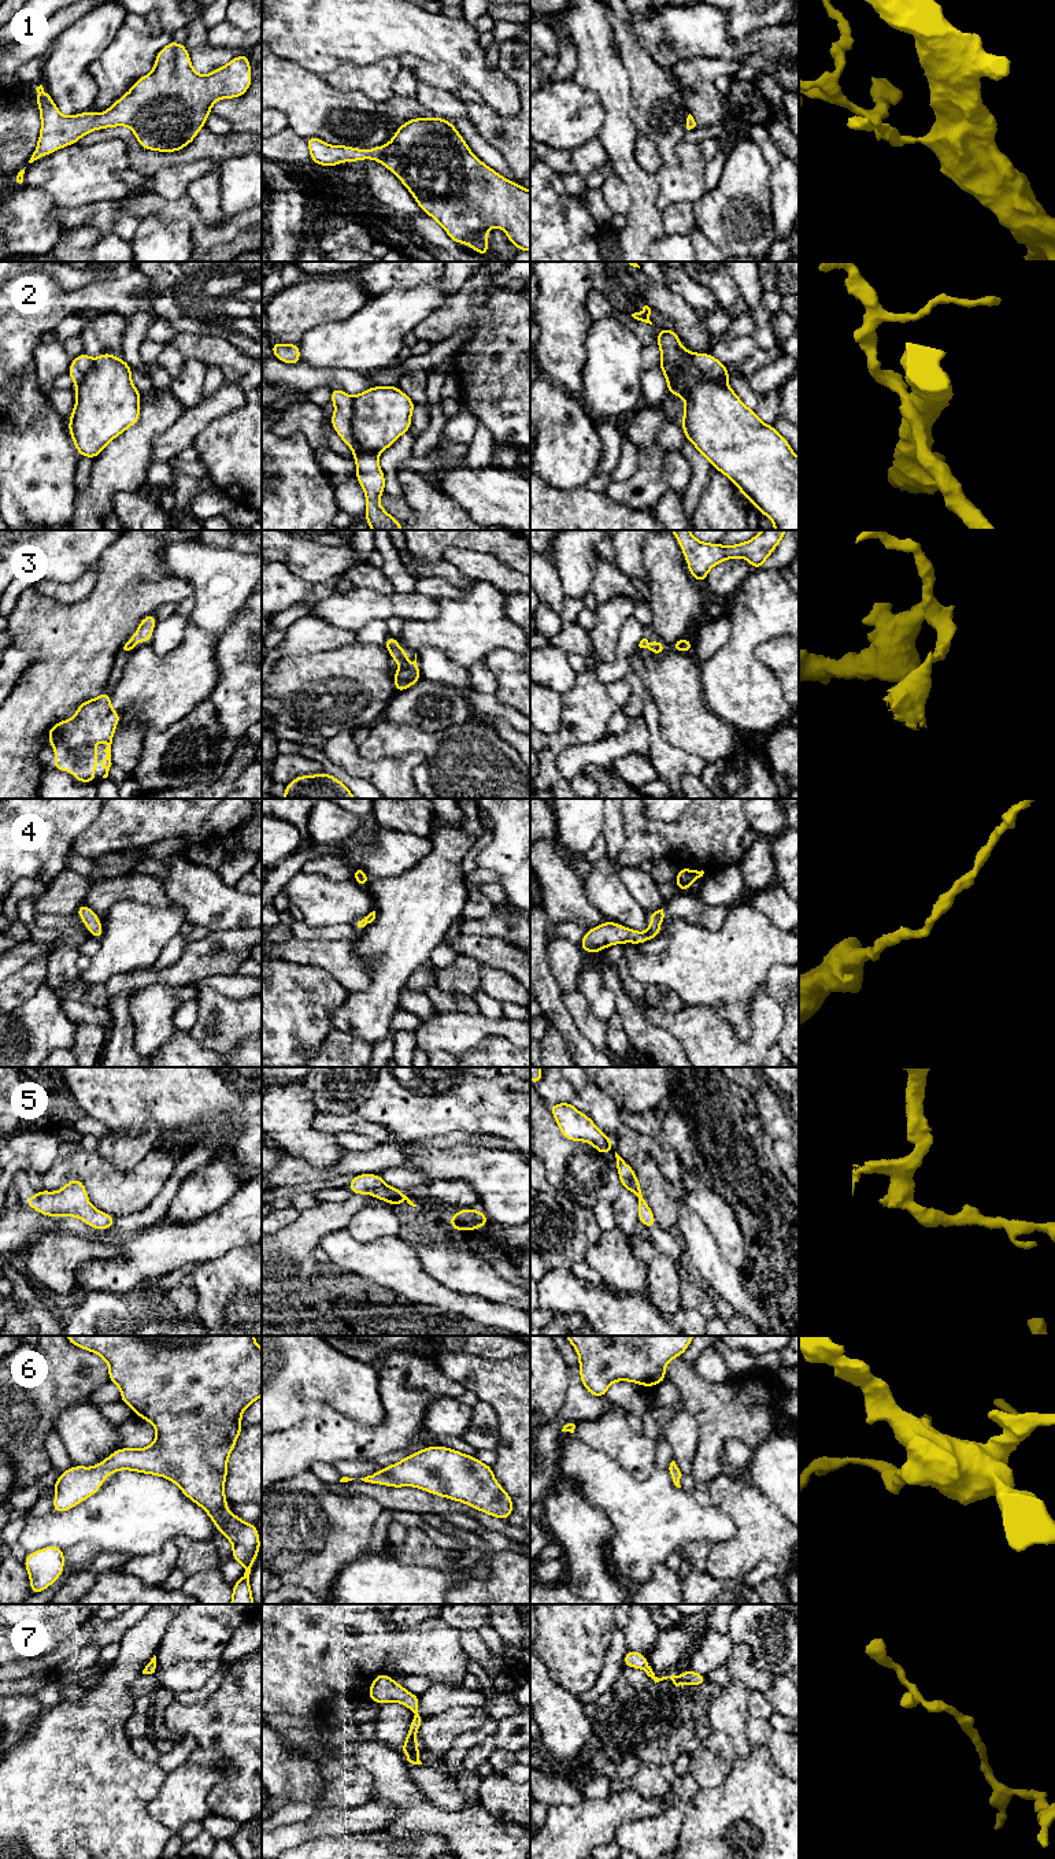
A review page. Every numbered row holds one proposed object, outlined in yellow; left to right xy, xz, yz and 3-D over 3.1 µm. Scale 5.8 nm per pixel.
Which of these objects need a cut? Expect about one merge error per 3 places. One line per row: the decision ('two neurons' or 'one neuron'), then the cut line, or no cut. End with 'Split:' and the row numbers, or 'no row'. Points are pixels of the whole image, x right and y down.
1: one neuron; no cut
2: two neurons; cut in xz along (351, 397), (351, 433), (362, 448), (377, 454)
3: one neuron; no cut
4: one neuron; no cut
5: one neuron; no cut
6: one neuron; no cut
7: one neuron; no cut
Split: 2

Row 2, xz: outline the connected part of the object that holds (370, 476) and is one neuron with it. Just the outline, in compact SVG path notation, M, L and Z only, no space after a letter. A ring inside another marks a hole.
M336 388L330 390L330 401L336 406L330 416L332 426L353 452L358 469L355 479L366 495L366 523L373 530L403 530L400 522L378 504L385 492L385 475L380 467L378 453L362 449L352 434L352 397Z

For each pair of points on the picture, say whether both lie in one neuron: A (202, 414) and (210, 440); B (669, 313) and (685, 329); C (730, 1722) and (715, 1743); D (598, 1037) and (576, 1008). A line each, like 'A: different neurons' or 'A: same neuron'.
A: different neurons
B: same neuron
C: different neurons
D: same neuron

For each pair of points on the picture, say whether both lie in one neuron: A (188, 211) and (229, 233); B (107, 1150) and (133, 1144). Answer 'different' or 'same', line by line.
A: same
B: same

